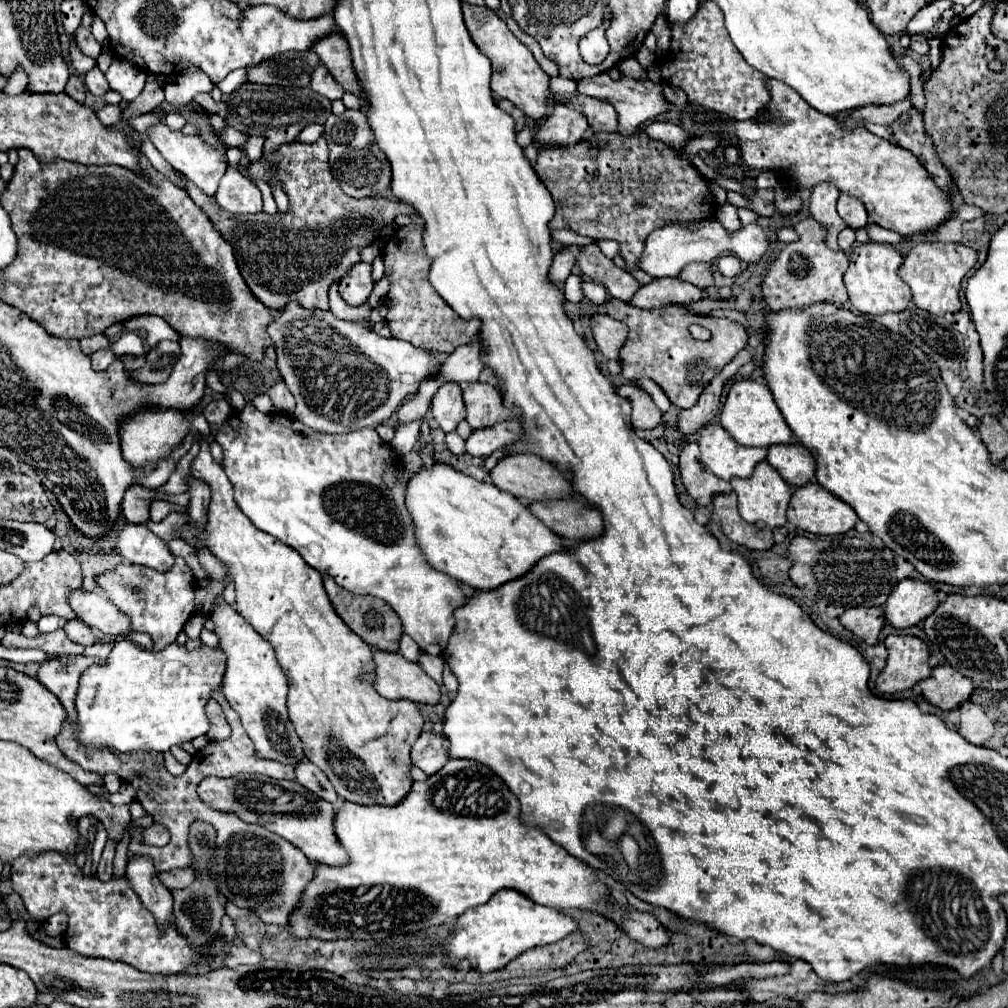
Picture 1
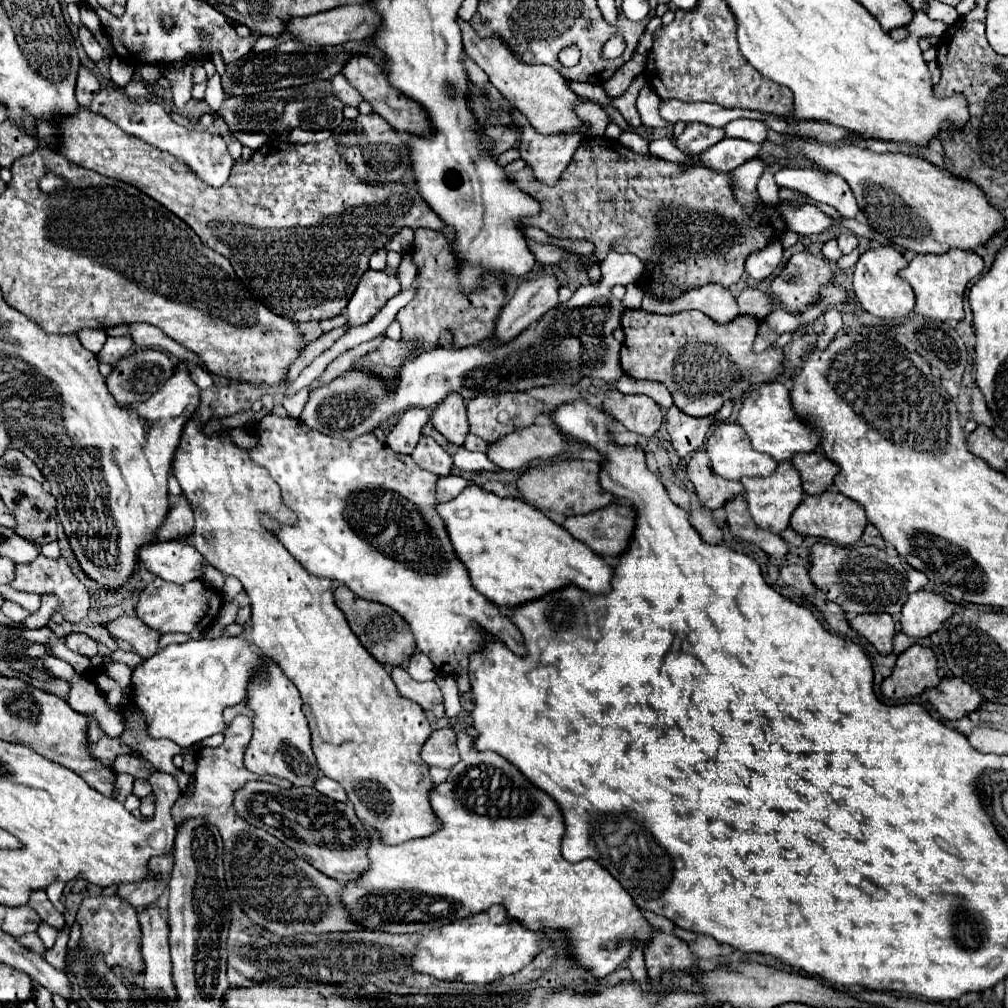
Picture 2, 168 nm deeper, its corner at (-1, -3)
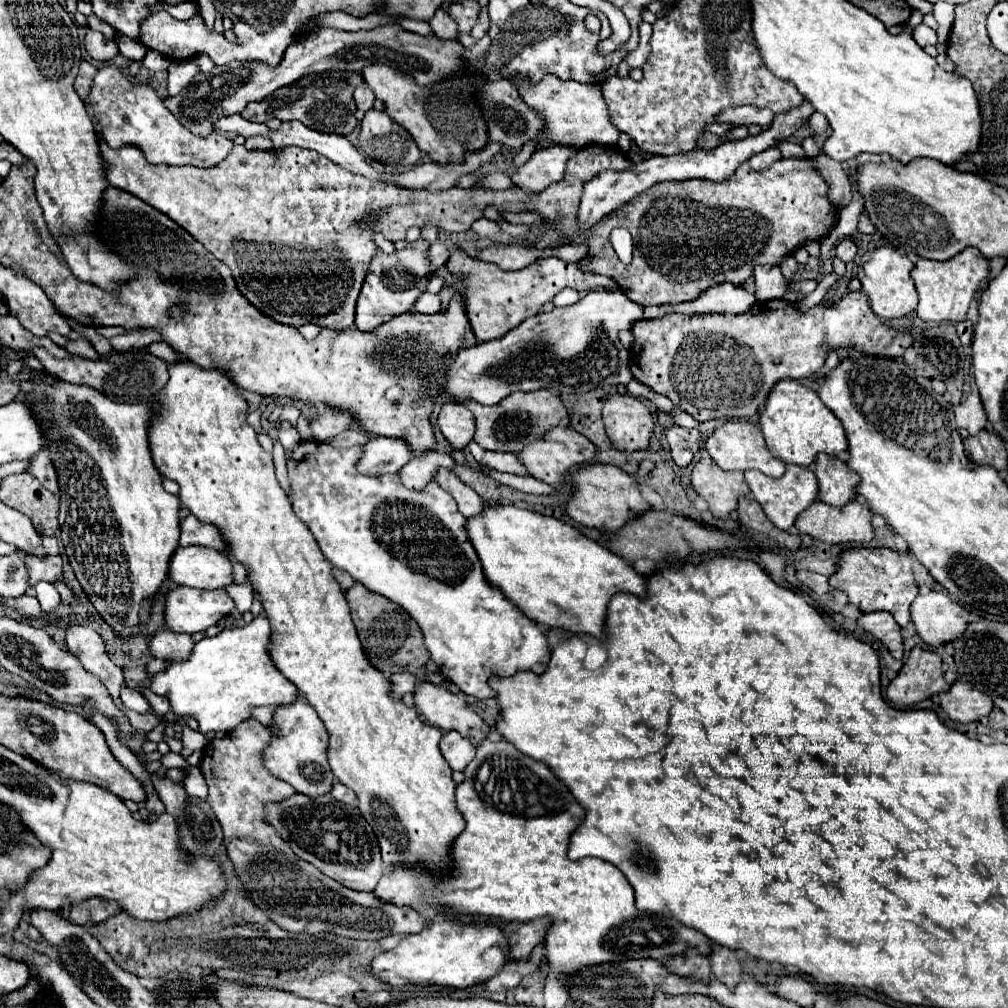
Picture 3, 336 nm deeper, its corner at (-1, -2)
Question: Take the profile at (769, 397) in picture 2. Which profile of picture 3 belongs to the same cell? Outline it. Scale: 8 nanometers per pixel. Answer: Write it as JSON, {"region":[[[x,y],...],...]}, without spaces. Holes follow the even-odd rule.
{"region":[[[783,380],[775,384],[767,398],[765,410],[759,414],[759,424],[773,456],[787,464],[811,466],[819,452],[837,456],[847,450],[847,436],[841,420],[821,402],[815,390],[795,380]]]}

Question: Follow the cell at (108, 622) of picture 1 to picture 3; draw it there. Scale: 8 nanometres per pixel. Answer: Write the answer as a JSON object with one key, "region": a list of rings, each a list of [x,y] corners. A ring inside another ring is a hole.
{"region":[[[159,630],[155,636],[149,636],[147,642],[153,656],[161,660],[185,660],[195,644],[189,634],[177,634],[171,630]]]}

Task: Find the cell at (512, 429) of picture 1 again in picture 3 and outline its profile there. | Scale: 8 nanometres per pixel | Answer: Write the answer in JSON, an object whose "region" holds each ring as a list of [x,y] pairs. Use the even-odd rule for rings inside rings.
{"region":[[[555,426],[541,440],[537,440],[533,444],[527,444],[525,450],[519,452],[519,458],[527,466],[527,470],[531,472],[533,478],[543,480],[549,486],[557,488],[557,486],[563,486],[565,484],[565,474],[573,466],[591,462],[595,458],[595,452],[597,452],[595,446],[585,436],[581,436],[579,432],[575,432],[575,430],[567,428],[567,426]]]}

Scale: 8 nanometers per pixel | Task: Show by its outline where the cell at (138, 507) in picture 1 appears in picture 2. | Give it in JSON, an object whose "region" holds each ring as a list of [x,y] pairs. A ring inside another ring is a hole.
{"region":[[[181,495],[177,503],[169,505],[167,517],[165,517],[163,525],[157,529],[157,539],[159,541],[177,539],[177,537],[191,533],[191,529],[193,529],[193,511],[191,511],[187,497]]]}

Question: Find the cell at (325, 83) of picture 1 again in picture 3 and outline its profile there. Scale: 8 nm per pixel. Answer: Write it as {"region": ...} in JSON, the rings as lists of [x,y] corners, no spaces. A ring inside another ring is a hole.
{"region":[[[363,84],[363,86],[359,86],[359,88],[355,88],[353,98],[355,98],[355,104],[357,104],[357,108],[359,108],[359,110],[367,112],[367,110],[371,110],[371,108],[373,108],[375,96],[373,96],[373,90],[371,90],[371,88],[367,88],[365,84]]]}

